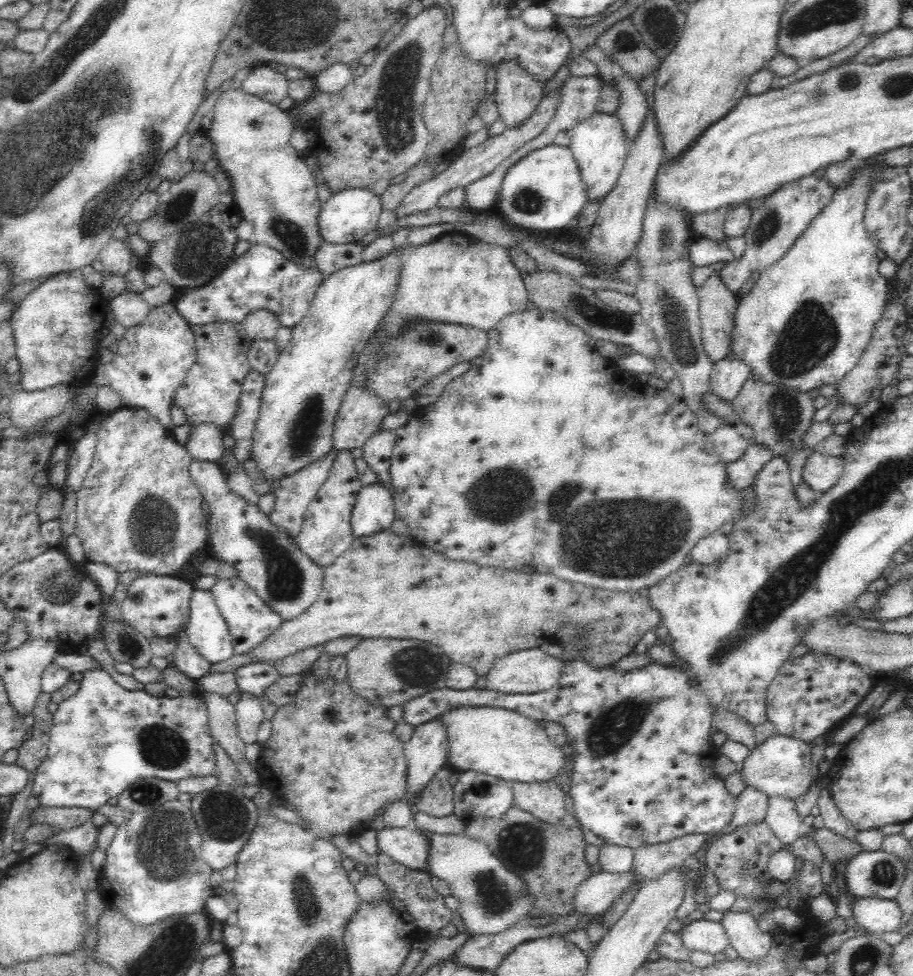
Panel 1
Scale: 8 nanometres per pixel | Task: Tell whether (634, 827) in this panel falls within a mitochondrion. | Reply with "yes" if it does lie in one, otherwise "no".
yes

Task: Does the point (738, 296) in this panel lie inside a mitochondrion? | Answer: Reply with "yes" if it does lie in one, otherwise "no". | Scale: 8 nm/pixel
no

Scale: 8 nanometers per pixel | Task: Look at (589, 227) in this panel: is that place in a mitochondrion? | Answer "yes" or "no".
no

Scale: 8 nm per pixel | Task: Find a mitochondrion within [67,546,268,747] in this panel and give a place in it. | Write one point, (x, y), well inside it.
(130, 646)

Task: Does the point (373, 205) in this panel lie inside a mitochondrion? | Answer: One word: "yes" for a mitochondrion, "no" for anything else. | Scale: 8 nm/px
no

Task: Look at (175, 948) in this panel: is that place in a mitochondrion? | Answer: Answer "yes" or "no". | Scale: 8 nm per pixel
yes

